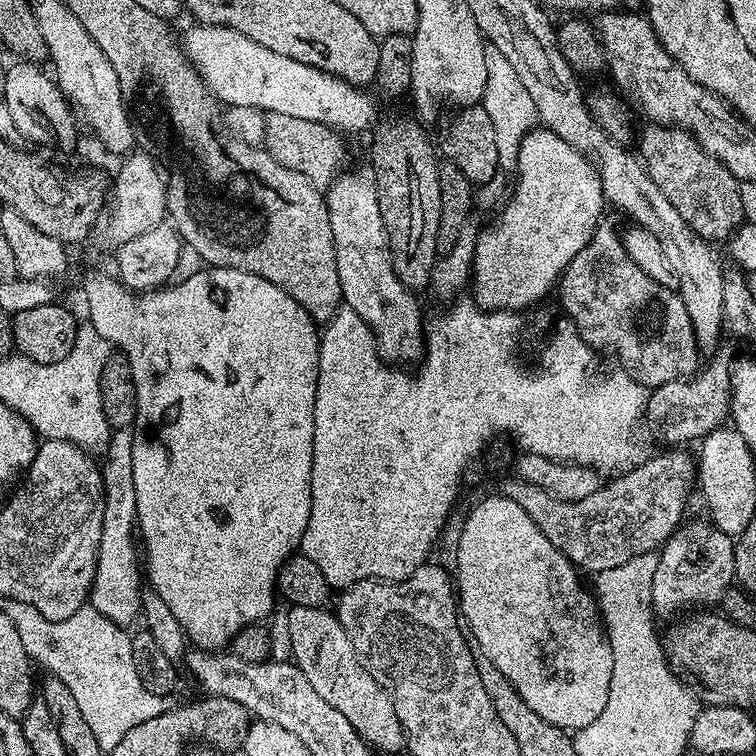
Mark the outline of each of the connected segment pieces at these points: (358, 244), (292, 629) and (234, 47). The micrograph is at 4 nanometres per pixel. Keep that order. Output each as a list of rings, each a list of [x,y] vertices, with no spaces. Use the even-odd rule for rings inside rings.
[[[371,170],[348,171],[341,171],[326,189],[343,303],[370,326],[383,360],[393,366],[415,365],[426,351],[426,324],[424,328],[420,304],[412,297],[415,296],[413,289],[400,281],[392,265],[392,251],[378,202],[376,176]]]
[[[292,606],[287,610],[291,659],[300,667],[302,674],[306,674],[314,691],[350,721],[350,726],[358,730],[369,748],[377,753],[402,751],[406,741],[402,722],[398,720],[398,714],[394,714],[394,702],[354,650],[346,630],[340,625],[340,619],[328,608]]]
[[[199,22],[193,25],[182,36],[183,50],[221,105],[254,107],[265,113],[310,118],[310,122],[322,122],[344,134],[364,132],[375,122],[376,104],[364,93],[367,91],[357,85],[347,84],[314,66],[306,66],[306,62],[286,58],[286,54],[274,54],[274,50],[258,46],[254,38],[246,38],[246,34],[233,28]]]

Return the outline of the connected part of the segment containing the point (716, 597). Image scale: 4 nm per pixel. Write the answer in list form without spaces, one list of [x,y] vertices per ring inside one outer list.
[[[712,522],[681,527],[663,544],[659,553],[660,565],[657,568],[655,565],[651,573],[655,611],[672,616],[683,604],[719,605],[734,584],[735,549],[733,537],[726,535]]]

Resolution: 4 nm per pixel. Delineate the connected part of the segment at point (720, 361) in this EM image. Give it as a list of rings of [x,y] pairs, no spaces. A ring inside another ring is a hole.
[[[723,345],[714,355],[716,355],[706,366],[706,370],[701,369],[695,376],[683,380],[671,380],[662,383],[653,389],[648,397],[647,417],[658,424],[663,438],[670,446],[684,446],[684,443],[692,440],[702,440],[714,429],[723,427],[731,415],[731,396],[732,396],[732,356],[733,350]]]

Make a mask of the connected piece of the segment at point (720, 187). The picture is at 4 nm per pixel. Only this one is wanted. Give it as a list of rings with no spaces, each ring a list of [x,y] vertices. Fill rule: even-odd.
[[[645,123],[638,155],[650,178],[666,194],[694,231],[709,242],[725,241],[745,223],[740,181],[726,166],[697,146],[697,140],[681,128]]]

